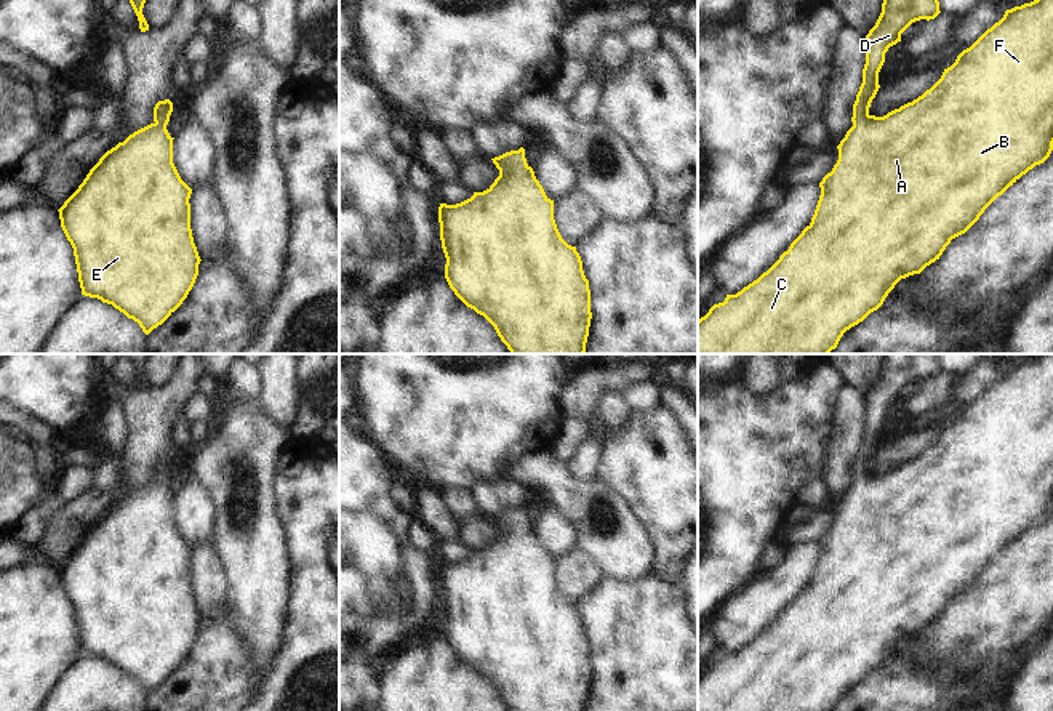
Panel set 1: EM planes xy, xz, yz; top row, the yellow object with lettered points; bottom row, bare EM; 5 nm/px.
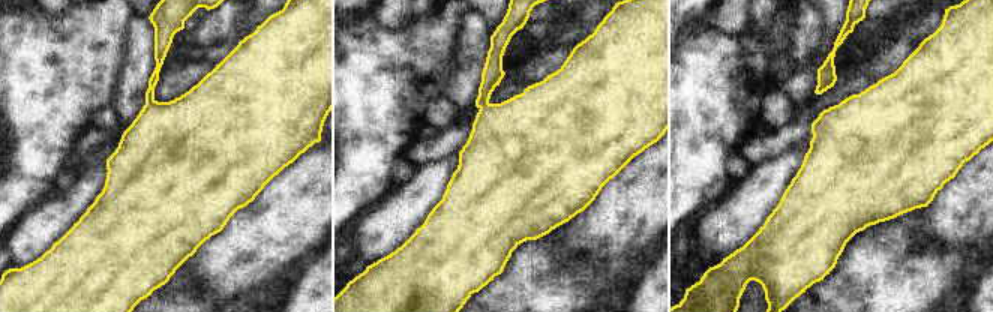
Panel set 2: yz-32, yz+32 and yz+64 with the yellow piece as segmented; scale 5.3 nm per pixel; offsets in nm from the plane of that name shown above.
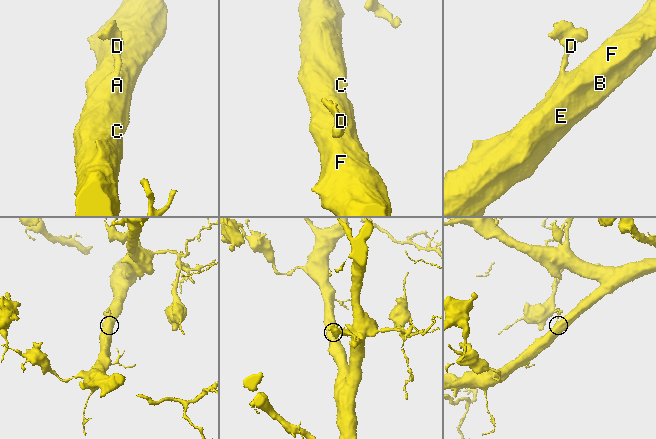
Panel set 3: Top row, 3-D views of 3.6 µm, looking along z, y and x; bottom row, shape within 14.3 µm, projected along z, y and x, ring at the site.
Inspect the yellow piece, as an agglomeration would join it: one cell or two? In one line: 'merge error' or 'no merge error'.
no merge error

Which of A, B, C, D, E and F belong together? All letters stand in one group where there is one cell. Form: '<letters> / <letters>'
A B C D E F

